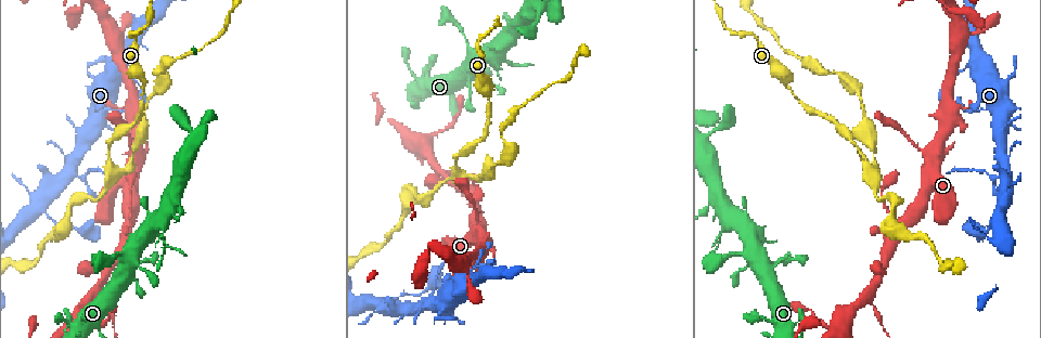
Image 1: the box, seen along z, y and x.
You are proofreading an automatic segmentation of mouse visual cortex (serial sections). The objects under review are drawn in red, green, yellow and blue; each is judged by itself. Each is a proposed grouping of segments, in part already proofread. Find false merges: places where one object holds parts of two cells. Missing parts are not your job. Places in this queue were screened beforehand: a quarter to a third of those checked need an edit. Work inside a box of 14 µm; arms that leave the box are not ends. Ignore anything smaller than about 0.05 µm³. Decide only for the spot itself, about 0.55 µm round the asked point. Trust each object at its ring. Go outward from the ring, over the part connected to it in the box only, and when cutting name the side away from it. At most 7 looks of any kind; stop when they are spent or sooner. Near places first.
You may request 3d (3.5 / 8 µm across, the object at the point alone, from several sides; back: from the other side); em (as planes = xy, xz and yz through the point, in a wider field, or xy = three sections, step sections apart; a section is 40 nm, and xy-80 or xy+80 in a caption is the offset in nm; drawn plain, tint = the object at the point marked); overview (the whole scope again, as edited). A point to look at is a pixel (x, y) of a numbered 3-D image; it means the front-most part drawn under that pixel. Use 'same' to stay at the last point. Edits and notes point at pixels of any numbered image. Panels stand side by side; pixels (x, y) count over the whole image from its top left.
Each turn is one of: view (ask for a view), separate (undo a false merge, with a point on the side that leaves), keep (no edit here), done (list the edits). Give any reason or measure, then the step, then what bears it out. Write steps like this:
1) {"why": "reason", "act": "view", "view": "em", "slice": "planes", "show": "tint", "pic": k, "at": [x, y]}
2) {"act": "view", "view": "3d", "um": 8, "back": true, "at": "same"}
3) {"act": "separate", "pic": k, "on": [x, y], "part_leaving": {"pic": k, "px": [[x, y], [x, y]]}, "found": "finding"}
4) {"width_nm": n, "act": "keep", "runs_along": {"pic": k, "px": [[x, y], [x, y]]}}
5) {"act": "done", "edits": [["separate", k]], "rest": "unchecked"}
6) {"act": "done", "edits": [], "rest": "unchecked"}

{"why": "sharp bend", "act": "view", "view": "3d", "um": 8, "pic": 1, "at": [774, 265]}

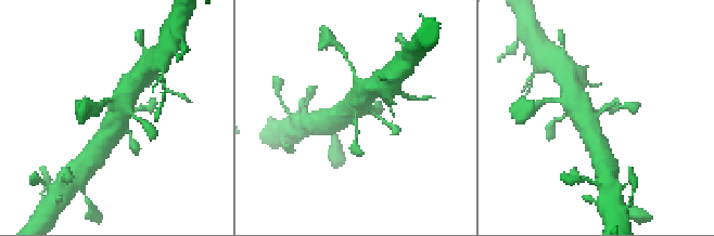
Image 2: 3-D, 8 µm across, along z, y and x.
{"why": "shape alone is not enough", "act": "view", "view": "em", "slice": "xy", "step": 5, "show": "tint", "pic": 2, "at": [599, 112]}

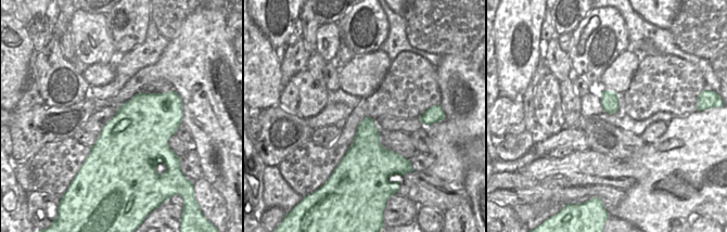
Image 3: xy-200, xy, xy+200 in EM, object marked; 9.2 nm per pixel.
{"act": "keep", "runs_along": {"pic": 2, "px": [[594, 138], [587, 122], [610, 105], [629, 107]]}, "found": "all the same cell"}

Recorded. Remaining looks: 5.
{"why": "calibre changes", "act": "view", "view": "3d", "um": 3.5, "pic": 1, "at": [996, 176]}

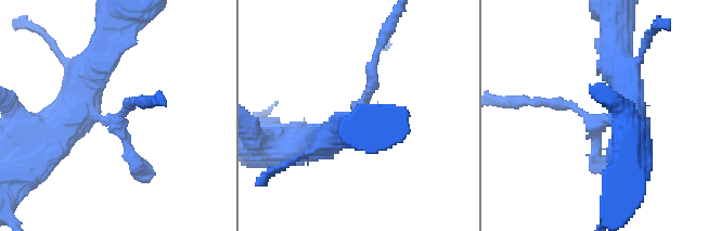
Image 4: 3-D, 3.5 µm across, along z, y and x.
{"act": "view", "view": "em", "slice": "xy", "step": 3, "show": "tint", "pic": 4, "at": [103, 118]}

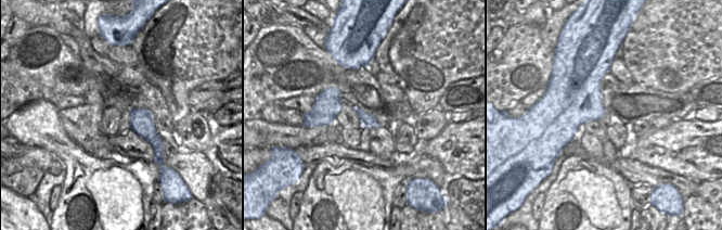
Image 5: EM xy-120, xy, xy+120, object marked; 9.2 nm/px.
{"width_nm": 130, "act": "separate", "pic": 4, "on": [597, 149], "part_leaving": {"pic": 4, "px": [[103, 118], [116, 122], [146, 179]]}, "found": "a second cell is stuck on"}

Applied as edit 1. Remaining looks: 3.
{"act": "done", "edits": [["separate", 4]], "rest": "unchecked"}

